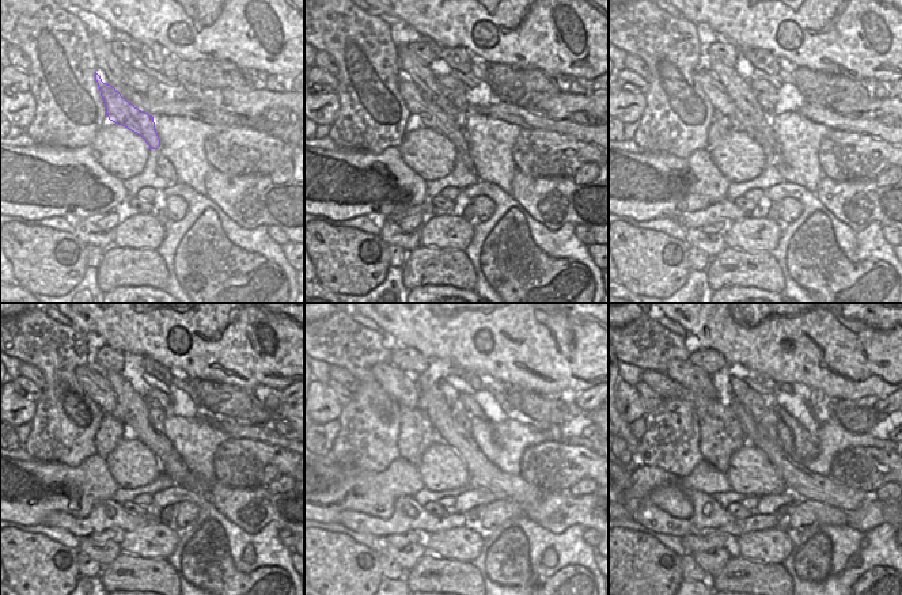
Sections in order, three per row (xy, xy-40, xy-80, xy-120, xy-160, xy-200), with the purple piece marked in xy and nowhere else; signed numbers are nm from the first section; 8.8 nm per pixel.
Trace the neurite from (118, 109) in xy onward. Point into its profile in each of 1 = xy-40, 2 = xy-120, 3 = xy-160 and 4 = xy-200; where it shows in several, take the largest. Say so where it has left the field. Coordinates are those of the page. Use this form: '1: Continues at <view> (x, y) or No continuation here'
1: Continues at xy-40 (425, 113)
2: Continues at xy-120 (93, 381)
3: Continues at xy-160 (401, 386)
4: Continues at xy-200 (685, 372)

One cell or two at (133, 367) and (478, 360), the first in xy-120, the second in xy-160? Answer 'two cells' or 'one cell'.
two cells

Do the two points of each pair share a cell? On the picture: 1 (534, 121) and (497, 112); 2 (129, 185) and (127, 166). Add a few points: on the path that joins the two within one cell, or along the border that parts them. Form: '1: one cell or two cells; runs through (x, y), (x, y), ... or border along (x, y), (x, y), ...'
1: one cell; runs through (525, 118), (520, 114), (507, 112)
2: two cells; border along (148, 155), (144, 167), (137, 174), (122, 181)

